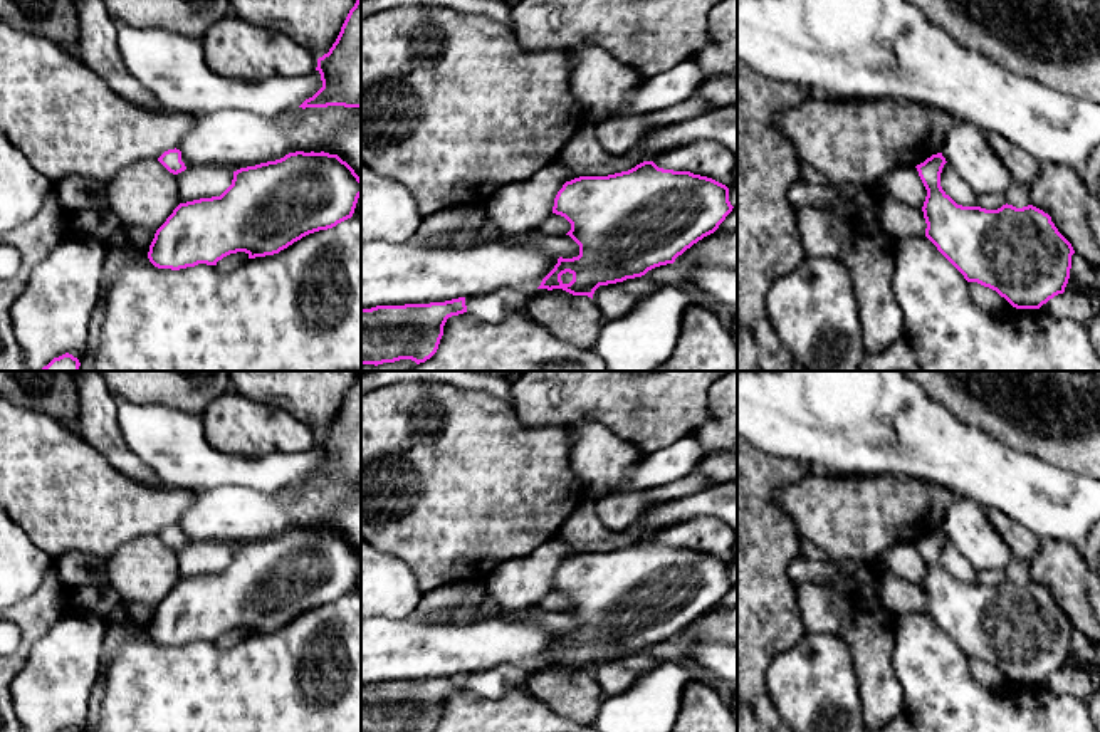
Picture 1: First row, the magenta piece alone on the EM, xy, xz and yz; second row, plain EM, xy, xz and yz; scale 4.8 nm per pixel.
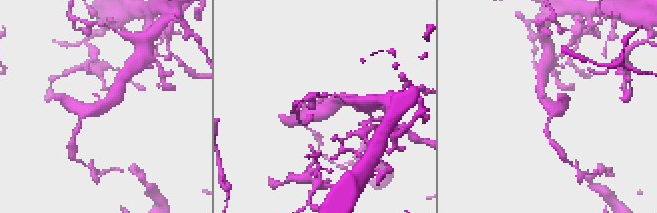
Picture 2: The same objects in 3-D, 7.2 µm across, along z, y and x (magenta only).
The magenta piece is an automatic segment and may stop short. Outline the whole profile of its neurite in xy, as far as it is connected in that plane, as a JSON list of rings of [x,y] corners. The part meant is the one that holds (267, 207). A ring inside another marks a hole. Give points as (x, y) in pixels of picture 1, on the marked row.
[[[289,153],[233,171],[232,185],[220,196],[180,203],[156,230],[148,259],[158,269],[180,270],[198,264],[217,265],[237,252],[245,252],[249,259],[274,255],[309,233],[351,218],[359,196],[361,178],[338,154]]]

